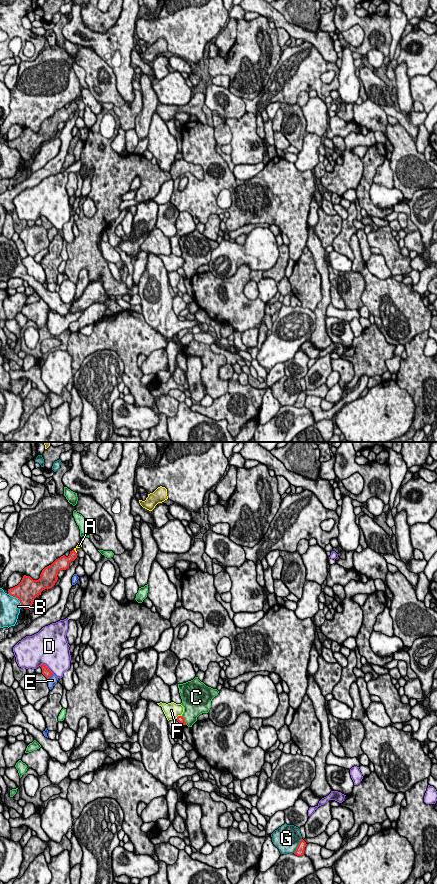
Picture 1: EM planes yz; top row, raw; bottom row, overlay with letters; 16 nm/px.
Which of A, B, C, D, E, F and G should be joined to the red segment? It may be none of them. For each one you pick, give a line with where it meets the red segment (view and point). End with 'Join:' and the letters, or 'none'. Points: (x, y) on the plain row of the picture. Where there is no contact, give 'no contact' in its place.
A: meets red in yz at (74, 103)
Join: A

